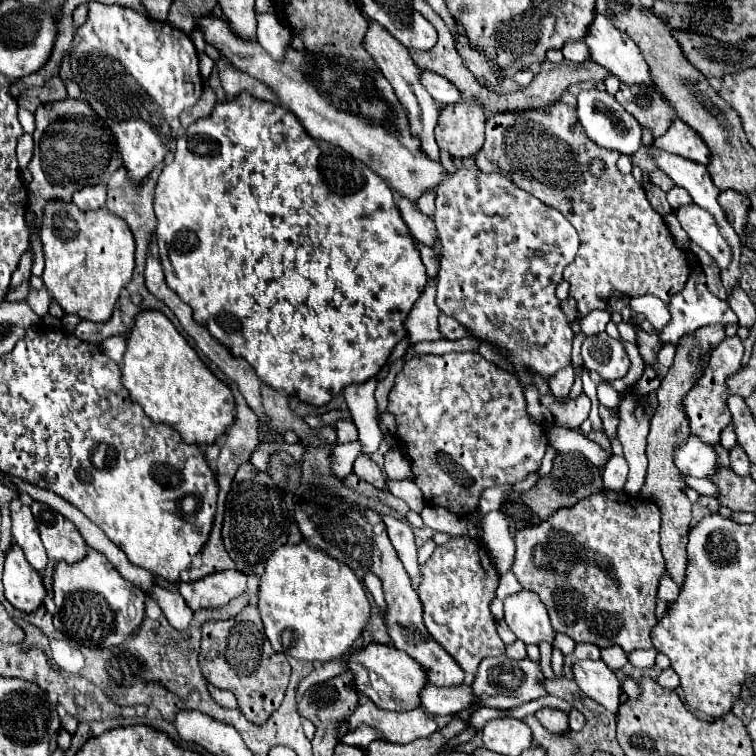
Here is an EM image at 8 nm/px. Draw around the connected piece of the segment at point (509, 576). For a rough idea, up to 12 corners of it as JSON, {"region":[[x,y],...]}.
{"region":[[501,575],[497,597],[503,601],[507,595],[521,589],[517,577]]}

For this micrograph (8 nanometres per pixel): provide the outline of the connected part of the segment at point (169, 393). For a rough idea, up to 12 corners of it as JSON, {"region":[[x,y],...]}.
{"region":[[141,311],[121,381],[153,423],[213,445],[229,385],[159,311]]}

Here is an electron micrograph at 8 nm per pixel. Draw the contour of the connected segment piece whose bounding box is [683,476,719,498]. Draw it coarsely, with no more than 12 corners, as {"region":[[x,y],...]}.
{"region":[[683,476],[701,495],[716,498],[717,487],[708,479]]}

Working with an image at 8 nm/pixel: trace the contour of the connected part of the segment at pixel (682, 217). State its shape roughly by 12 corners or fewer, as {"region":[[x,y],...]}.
{"region":[[695,203],[675,213],[691,241],[727,269],[731,245],[715,217]]}

